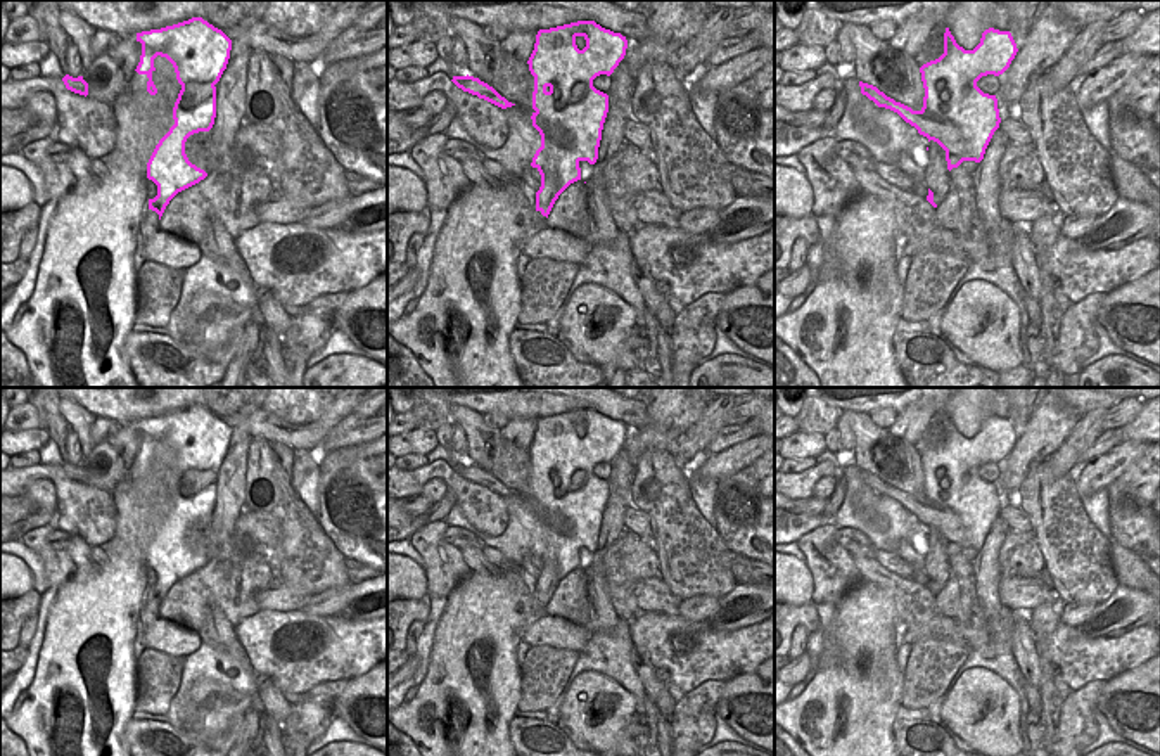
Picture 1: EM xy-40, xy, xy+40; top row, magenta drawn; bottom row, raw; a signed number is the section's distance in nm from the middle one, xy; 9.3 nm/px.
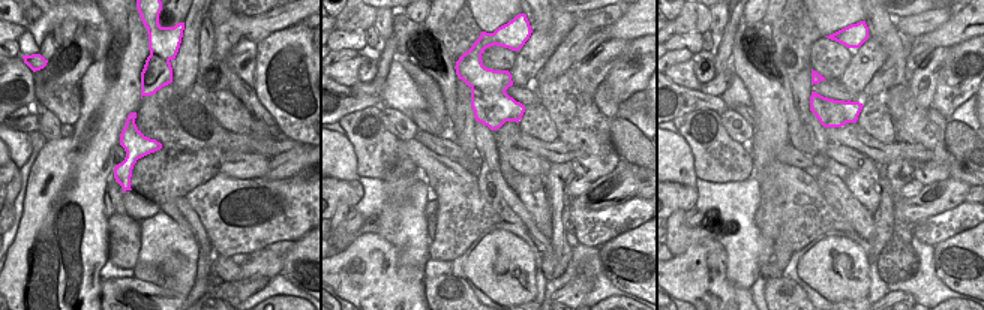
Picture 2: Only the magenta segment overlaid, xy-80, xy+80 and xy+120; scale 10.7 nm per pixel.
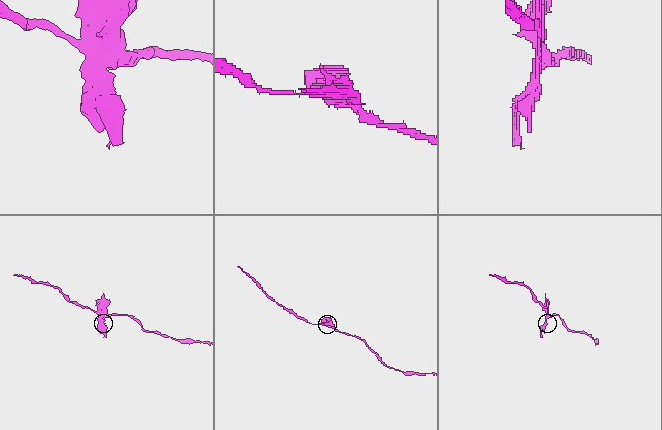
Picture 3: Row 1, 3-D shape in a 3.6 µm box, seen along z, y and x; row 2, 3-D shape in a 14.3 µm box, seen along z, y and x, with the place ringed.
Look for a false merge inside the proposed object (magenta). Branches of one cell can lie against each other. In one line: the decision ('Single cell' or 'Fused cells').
Fused cells.

